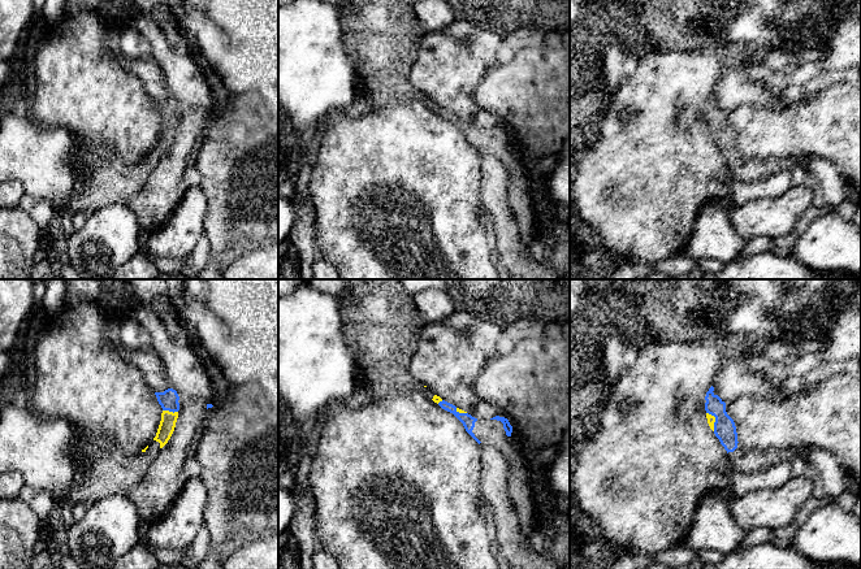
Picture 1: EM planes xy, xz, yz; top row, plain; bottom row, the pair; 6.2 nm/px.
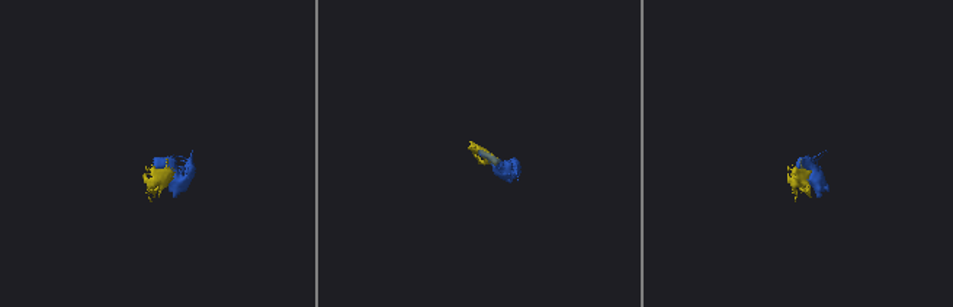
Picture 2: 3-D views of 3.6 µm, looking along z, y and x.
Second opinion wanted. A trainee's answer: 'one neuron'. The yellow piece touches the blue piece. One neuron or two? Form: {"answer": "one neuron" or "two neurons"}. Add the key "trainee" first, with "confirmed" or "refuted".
{"trainee": "confirmed", "answer": "one neuron"}

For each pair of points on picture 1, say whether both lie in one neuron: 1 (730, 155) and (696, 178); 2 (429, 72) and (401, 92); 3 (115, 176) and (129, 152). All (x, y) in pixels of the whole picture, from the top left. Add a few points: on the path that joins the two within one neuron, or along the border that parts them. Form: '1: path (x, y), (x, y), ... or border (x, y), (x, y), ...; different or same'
1: border (708, 133), (726, 160), (732, 179); different
2: border (416, 55), (410, 72), (410, 82), (424, 94); different
3: border (99, 143), (107, 144), (126, 164), (141, 161); different

